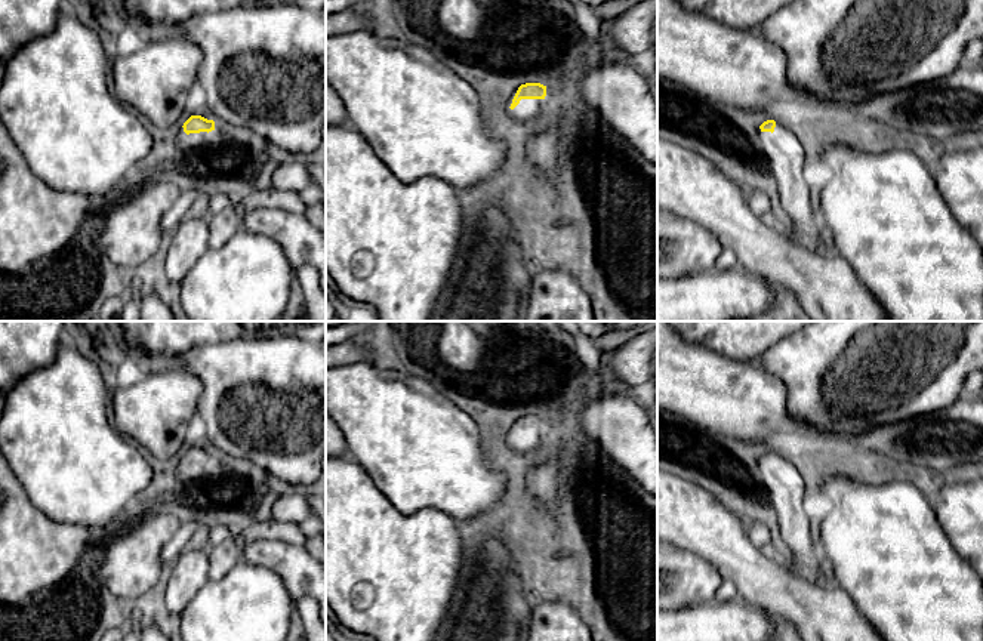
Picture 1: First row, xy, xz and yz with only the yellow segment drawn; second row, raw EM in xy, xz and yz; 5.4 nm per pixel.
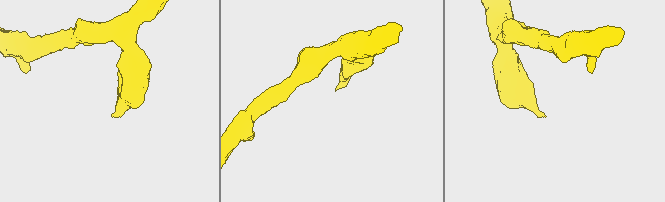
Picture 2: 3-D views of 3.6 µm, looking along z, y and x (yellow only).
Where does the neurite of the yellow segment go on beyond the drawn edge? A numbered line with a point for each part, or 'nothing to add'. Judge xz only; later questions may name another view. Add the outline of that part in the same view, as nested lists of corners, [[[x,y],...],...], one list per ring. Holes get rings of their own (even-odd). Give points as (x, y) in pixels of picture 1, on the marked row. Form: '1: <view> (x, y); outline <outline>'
1: xz (527, 110); outline [[[517,90],[503,104],[505,111],[511,118],[520,123],[526,123],[537,118],[546,111],[545,99],[521,99],[520,104],[514,110],[511,110],[509,107],[515,93]]]

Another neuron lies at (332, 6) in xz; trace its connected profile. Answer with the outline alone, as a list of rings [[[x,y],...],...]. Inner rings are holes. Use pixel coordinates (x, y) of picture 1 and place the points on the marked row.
[[[326,0],[326,16],[345,10],[351,6],[373,4],[376,1],[378,0]]]

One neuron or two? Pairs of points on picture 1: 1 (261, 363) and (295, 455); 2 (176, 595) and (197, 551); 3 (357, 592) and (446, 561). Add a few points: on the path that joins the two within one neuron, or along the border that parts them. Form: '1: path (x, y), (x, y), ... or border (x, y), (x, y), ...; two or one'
1: path (261, 385), (284, 410), (287, 433); one
2: path (181, 585), (194, 561); one
3: path (379, 575), (397, 575), (416, 561), (424, 561); one

